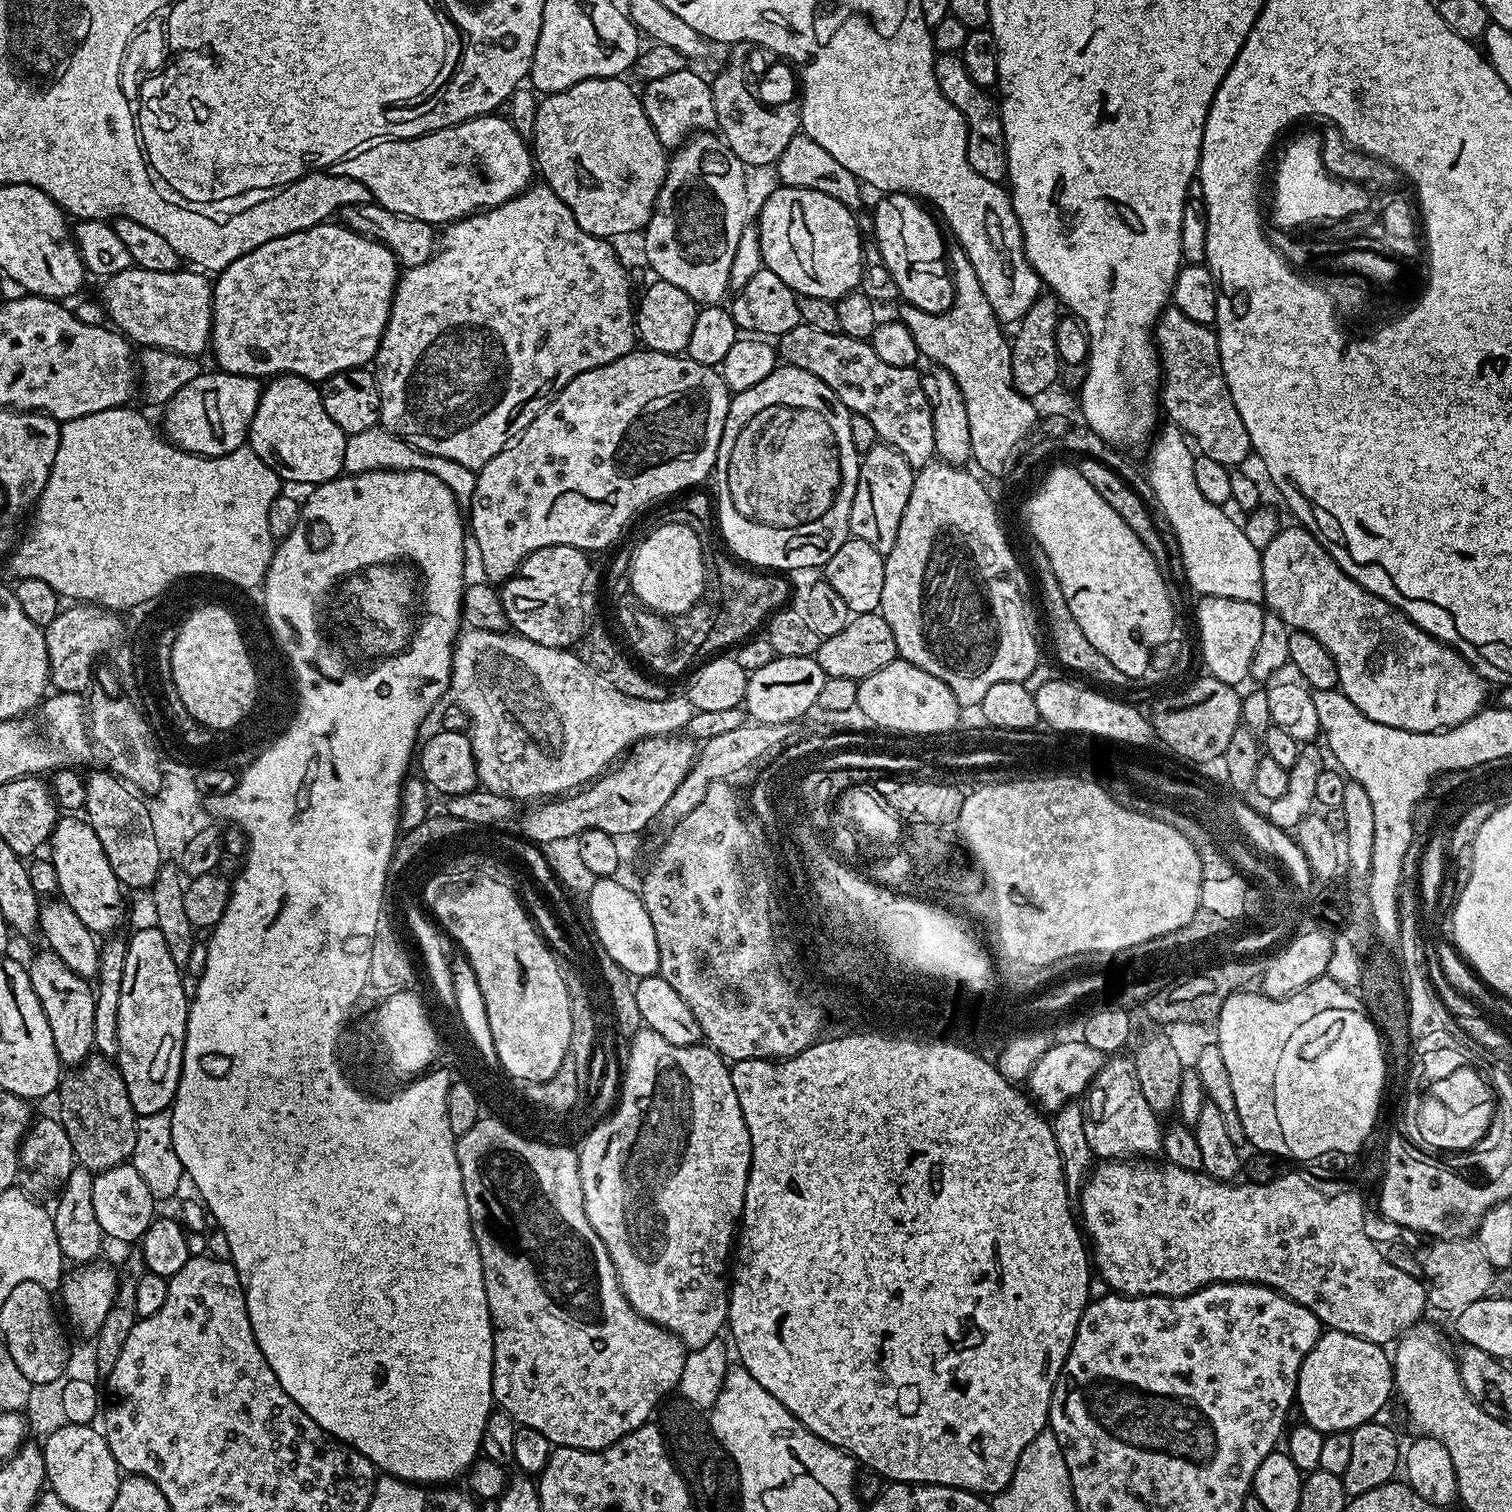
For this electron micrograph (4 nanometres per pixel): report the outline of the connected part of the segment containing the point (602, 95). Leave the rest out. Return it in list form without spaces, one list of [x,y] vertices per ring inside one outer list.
[[[607,76],[545,95],[537,106],[537,118],[530,135],[534,164],[539,175],[540,172],[544,175],[541,176],[543,183],[566,202],[586,234],[601,238],[639,233],[647,226],[668,169],[669,157],[658,142],[658,134],[654,134],[654,126],[650,126],[650,118],[646,118],[637,89],[635,92],[626,81],[619,76]]]

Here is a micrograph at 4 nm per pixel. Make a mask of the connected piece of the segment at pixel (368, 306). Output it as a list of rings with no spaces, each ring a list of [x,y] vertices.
[[[336,222],[315,224],[306,232],[295,232],[294,234],[286,234],[282,238],[274,238],[270,242],[266,242],[266,246],[258,246],[258,250],[250,250],[250,254],[242,254],[242,258],[230,262],[230,266],[226,266],[215,277],[212,286],[210,356],[216,359],[215,367],[219,371],[257,378],[275,378],[291,369],[288,367],[292,364],[292,352],[296,352],[295,375],[301,376],[304,380],[323,382],[328,376],[345,372],[351,368],[363,368],[375,361],[376,352],[380,349],[380,339],[386,330],[386,322],[392,305],[392,295],[396,289],[398,261],[396,255],[385,244],[379,244],[376,240],[368,240],[362,234],[350,230],[348,225],[343,222],[332,223]]]

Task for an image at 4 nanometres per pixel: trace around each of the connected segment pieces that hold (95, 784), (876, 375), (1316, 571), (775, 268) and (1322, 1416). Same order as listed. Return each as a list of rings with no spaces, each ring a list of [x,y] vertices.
[[[108,770],[103,771],[87,773],[84,782],[86,802],[83,811],[86,813],[88,825],[94,830],[94,834],[98,834],[98,842],[102,842],[102,850],[106,850],[110,870],[114,870],[118,882],[125,889],[151,889],[158,878],[162,853],[157,839],[154,838],[148,804],[143,795],[133,791],[119,776]]]
[[[803,322],[794,326],[794,330],[778,337],[778,356],[791,367],[806,370],[814,374],[814,378],[826,382],[826,386],[830,386],[830,390],[834,390],[836,397],[848,407],[849,413],[868,419],[874,425],[877,437],[894,450],[898,450],[913,470],[925,468],[927,464],[933,463],[936,456],[934,418],[930,402],[922,390],[921,373],[916,368],[886,366],[886,362],[882,362],[882,358],[874,354],[868,340],[855,340],[843,334],[814,330],[814,326]]]
[[[1303,526],[1281,527],[1280,533],[1260,553],[1262,562],[1263,603],[1284,619],[1289,629],[1314,634],[1334,658],[1338,666],[1338,688],[1366,718],[1411,732],[1442,732],[1466,722],[1485,707],[1489,685],[1483,676],[1456,649],[1435,640],[1408,615],[1390,602],[1370,594],[1354,582],[1334,562],[1334,558],[1320,545],[1316,537]]]
[[[776,186],[760,208],[758,227],[764,267],[778,274],[793,292],[835,302],[859,289],[866,244],[853,209],[838,198],[818,190]]]
[[[1324,1330],[1321,1331],[1320,1337],[1318,1338],[1318,1342],[1312,1349],[1310,1350],[1310,1354],[1306,1354],[1306,1358],[1302,1362],[1302,1366],[1300,1367],[1300,1373],[1298,1374],[1298,1378],[1296,1379],[1296,1399],[1295,1403],[1298,1405],[1298,1412],[1300,1408],[1300,1412],[1302,1415],[1303,1423],[1309,1424],[1310,1426],[1314,1426],[1322,1433],[1329,1432],[1351,1432],[1353,1428],[1357,1428],[1358,1426],[1362,1426],[1363,1424],[1375,1421],[1377,1419],[1376,1416],[1380,1411],[1383,1410],[1384,1407],[1388,1404],[1388,1399],[1393,1399],[1394,1396],[1394,1381],[1392,1378],[1392,1356],[1387,1352],[1385,1345],[1375,1344],[1374,1342],[1366,1342],[1366,1338],[1358,1338],[1354,1334],[1346,1334],[1342,1330]]]

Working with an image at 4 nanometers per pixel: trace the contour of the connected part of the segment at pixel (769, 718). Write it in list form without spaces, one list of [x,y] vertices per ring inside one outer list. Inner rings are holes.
[[[776,656],[766,666],[750,673],[743,707],[747,715],[757,724],[791,724],[799,721],[800,716],[817,707],[816,699],[822,694],[826,677],[822,666],[810,656],[786,658]]]

